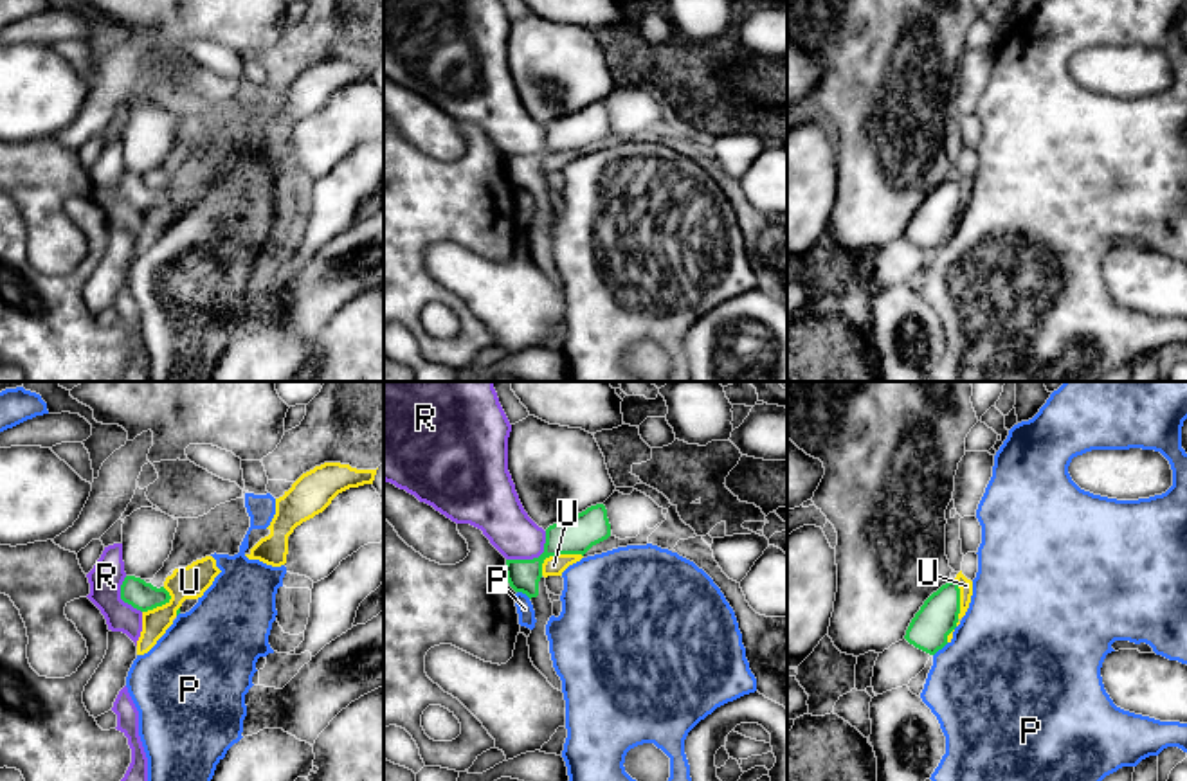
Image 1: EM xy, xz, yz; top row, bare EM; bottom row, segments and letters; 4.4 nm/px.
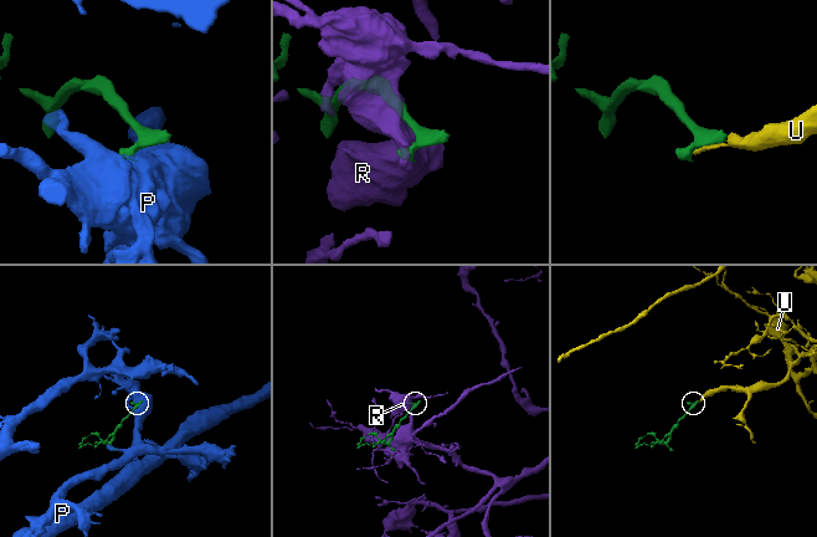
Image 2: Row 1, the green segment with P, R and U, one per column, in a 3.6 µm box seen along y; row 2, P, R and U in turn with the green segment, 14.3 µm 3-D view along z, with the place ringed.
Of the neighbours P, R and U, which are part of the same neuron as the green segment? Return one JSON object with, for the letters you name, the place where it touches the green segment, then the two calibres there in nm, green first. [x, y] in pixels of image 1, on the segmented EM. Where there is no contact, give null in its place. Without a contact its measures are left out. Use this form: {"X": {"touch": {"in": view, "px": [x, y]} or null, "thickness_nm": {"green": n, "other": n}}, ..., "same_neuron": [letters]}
{"U": {"touch": {"in": "xz", "px": [555, 555]}, "thickness_nm": {"green": 180, "other": 90}}, "same_neuron": ["U"]}

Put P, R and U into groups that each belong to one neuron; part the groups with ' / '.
P / R / U

